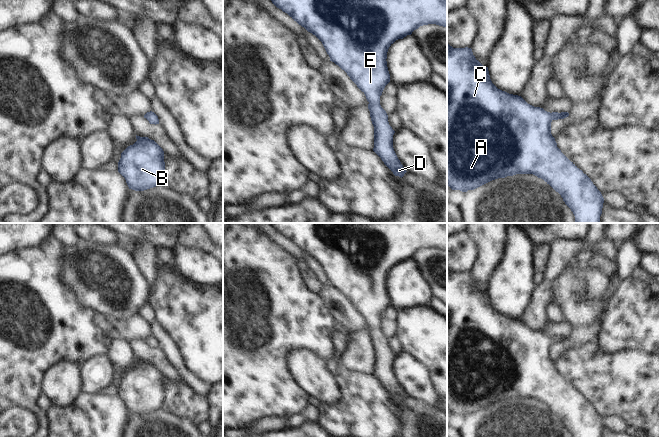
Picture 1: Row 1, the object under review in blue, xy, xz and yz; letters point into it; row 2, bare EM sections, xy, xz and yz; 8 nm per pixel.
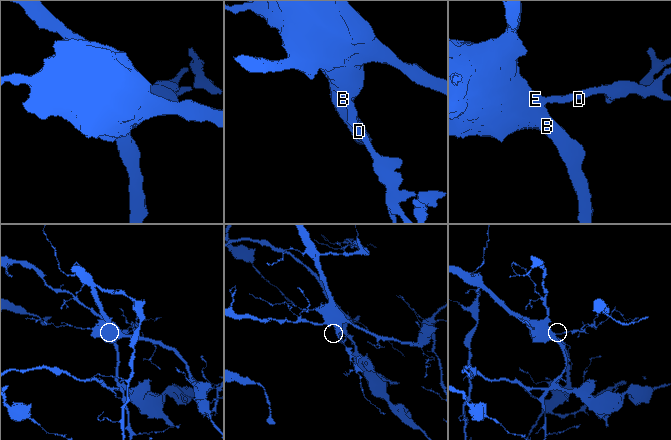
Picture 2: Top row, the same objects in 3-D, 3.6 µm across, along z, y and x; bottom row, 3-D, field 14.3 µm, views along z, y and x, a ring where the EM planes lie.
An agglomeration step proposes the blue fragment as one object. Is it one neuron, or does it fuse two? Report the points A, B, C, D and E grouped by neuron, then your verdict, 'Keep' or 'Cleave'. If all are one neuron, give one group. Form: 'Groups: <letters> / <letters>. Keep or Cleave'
Groups: A B C D E. Keep.

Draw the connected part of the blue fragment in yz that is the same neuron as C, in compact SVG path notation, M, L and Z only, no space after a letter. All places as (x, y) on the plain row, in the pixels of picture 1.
M447 267L447 409L452 414L467 416L498 402L533 398L558 416L573 437L602 437L601 416L561 376L551 358L551 346L568 340L568 336L550 337L534 331L521 320L498 313L490 303L488 291L475 282L471 272L453 272Z

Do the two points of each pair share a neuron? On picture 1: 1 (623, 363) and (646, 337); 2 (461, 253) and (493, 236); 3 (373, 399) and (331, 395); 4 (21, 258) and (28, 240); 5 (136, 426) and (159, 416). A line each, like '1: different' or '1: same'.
1: different
2: different
3: different
4: different
5: same

